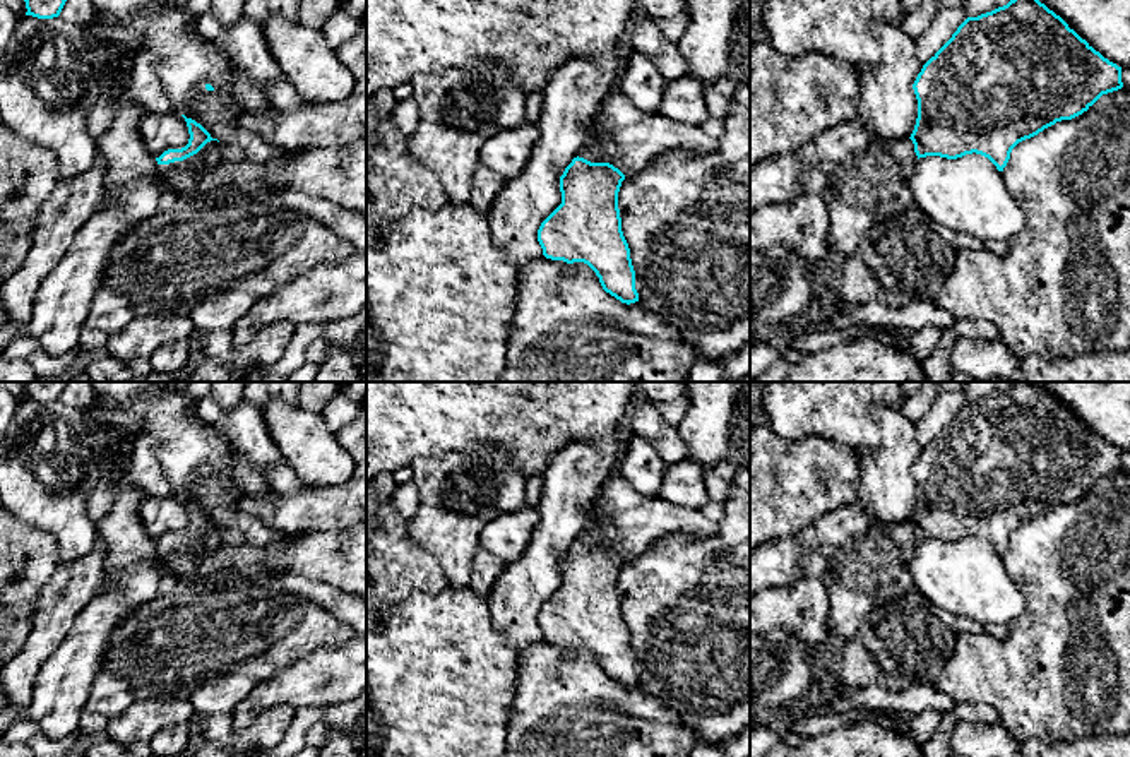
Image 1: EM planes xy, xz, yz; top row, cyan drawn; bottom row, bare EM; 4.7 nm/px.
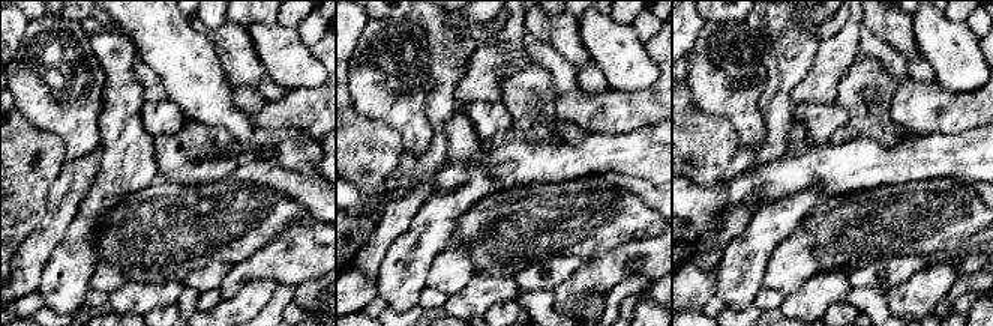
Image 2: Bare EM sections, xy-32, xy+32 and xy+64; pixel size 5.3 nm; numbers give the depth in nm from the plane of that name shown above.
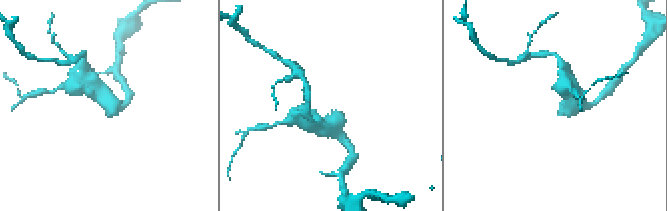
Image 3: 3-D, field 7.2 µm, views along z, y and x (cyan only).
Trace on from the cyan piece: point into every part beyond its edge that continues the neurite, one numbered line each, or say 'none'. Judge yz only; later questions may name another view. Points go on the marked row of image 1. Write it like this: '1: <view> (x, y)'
1: yz (874, 184)

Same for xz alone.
1: xz (596, 148)

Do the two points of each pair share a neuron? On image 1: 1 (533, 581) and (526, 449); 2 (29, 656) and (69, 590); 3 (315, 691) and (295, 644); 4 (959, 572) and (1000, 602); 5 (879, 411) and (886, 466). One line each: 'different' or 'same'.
1: different
2: same
3: different
4: same
5: same

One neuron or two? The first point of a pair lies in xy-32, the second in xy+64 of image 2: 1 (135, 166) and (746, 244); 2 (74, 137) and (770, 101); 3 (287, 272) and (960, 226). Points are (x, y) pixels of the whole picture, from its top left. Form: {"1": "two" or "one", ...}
{"1": "one", "2": "two", "3": "two"}

